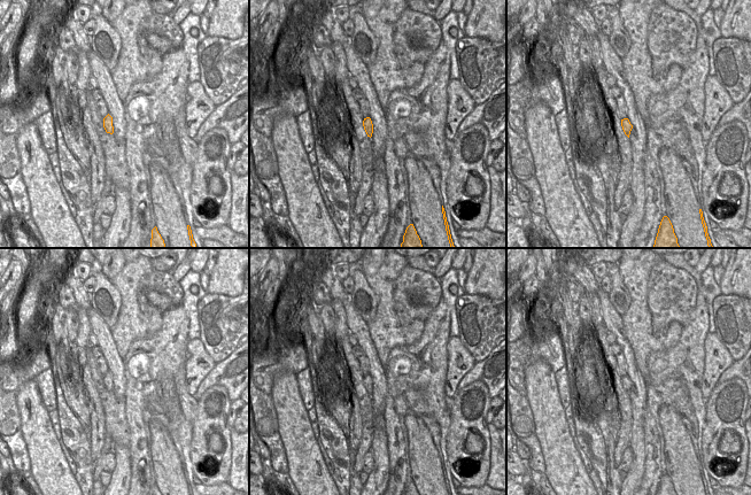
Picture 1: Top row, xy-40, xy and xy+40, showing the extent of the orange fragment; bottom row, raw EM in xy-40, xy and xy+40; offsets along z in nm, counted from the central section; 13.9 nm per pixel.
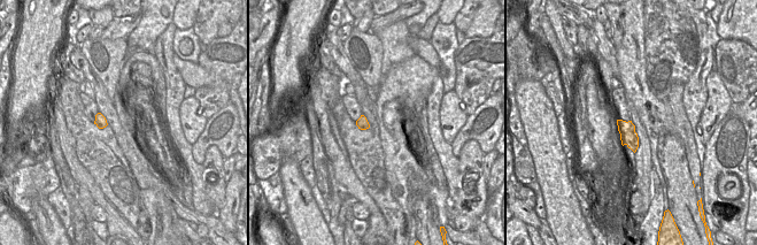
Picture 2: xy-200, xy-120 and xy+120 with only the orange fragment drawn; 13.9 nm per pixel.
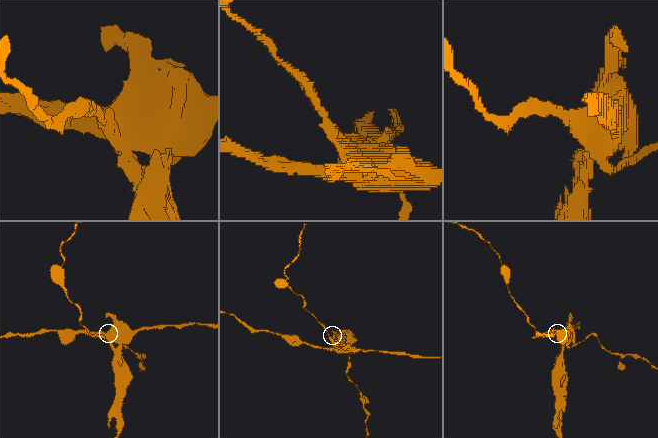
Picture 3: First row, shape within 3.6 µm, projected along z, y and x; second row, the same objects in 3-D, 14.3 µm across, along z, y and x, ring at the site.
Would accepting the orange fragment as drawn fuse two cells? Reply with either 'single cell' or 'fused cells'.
fused cells

